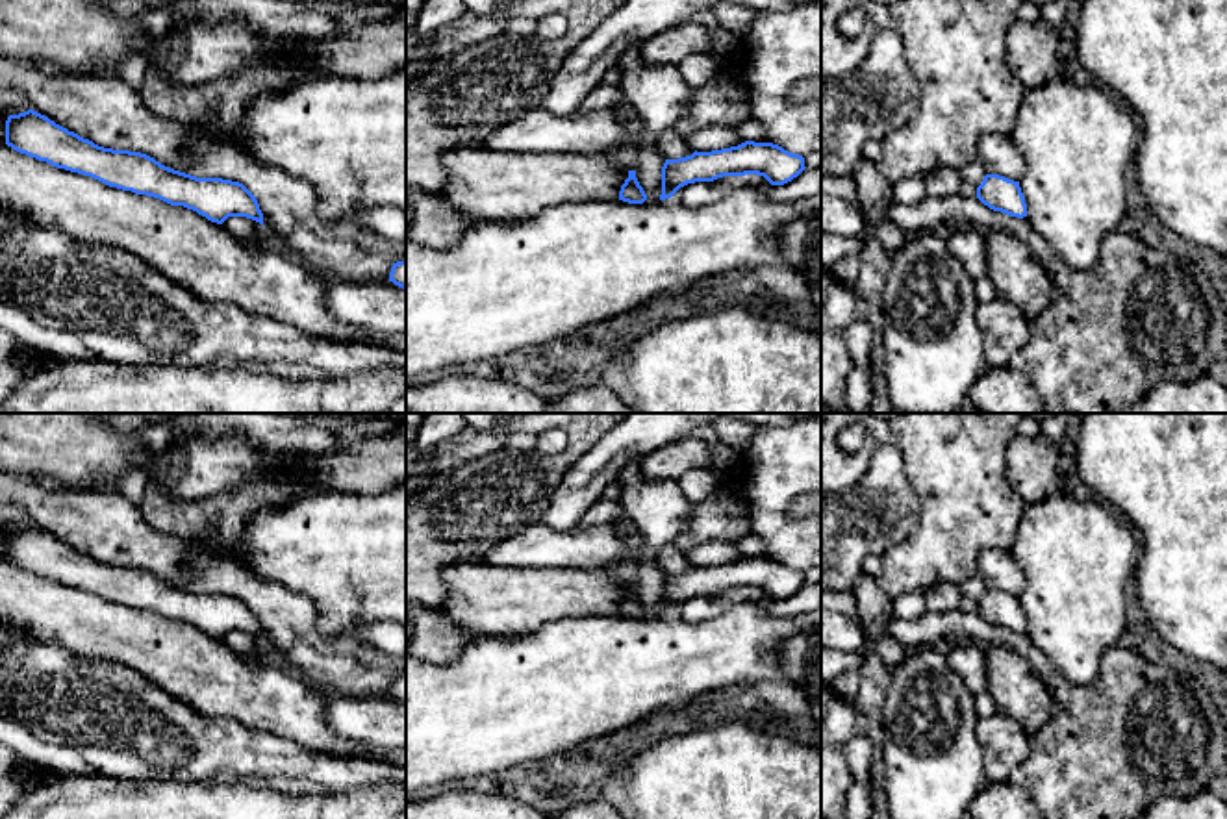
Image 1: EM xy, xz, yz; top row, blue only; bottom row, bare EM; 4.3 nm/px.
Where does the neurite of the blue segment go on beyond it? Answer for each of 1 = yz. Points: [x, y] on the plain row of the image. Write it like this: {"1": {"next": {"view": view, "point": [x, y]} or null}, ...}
{"1": {"next": null}}

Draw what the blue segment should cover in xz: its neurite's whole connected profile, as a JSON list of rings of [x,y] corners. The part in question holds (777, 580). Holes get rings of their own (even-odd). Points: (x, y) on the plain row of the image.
[[[745,556],[738,561],[693,567],[665,574],[662,582],[660,615],[671,613],[680,602],[695,597],[714,597],[723,591],[764,591],[771,600],[784,600],[804,586],[804,573],[773,558]]]

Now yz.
[[[986,589],[977,602],[977,613],[993,626],[1010,632],[1027,632],[1027,619],[1019,597],[1008,595],[999,589]]]

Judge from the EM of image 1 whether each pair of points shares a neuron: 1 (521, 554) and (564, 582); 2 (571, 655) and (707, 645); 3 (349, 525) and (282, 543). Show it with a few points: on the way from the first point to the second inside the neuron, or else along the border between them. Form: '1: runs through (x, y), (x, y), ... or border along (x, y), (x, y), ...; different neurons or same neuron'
1: border along (497, 567), (586, 567); different neurons
2: runs through (605, 655), (673, 655); same neuron
3: runs through (332, 541), (299, 543); same neuron

